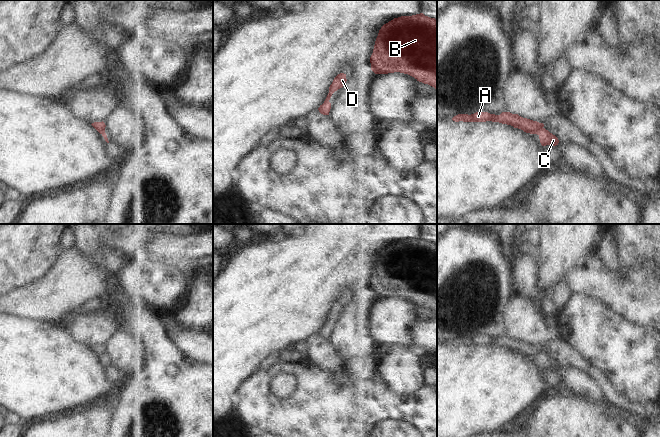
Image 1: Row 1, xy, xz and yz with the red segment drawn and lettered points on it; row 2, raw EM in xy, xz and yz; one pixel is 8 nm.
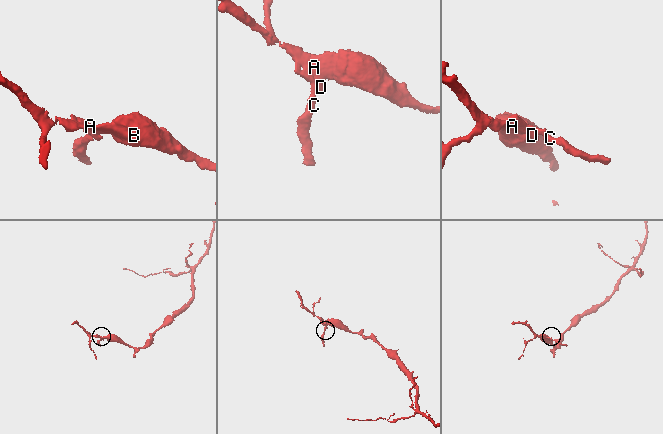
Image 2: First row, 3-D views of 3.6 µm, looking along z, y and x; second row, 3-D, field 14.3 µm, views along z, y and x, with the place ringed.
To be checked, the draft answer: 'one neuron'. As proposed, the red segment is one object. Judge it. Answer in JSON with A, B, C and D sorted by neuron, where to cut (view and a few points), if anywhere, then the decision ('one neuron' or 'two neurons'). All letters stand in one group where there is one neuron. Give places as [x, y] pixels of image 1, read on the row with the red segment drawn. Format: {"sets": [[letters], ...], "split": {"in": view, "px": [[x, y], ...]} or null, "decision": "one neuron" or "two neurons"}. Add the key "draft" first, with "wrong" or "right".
{"draft": "right", "sets": [["A", "B", "C", "D"]], "split": null, "decision": "one neuron"}

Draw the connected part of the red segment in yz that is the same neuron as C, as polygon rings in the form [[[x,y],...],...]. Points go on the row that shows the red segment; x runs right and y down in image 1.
[[[476,112],[471,115],[458,114],[454,116],[452,120],[455,122],[499,122],[521,129],[526,133],[537,134],[542,146],[556,146],[559,143],[558,138],[546,130],[543,123],[523,118],[518,114],[512,114],[510,112],[502,112],[500,115],[490,114],[488,112]]]

